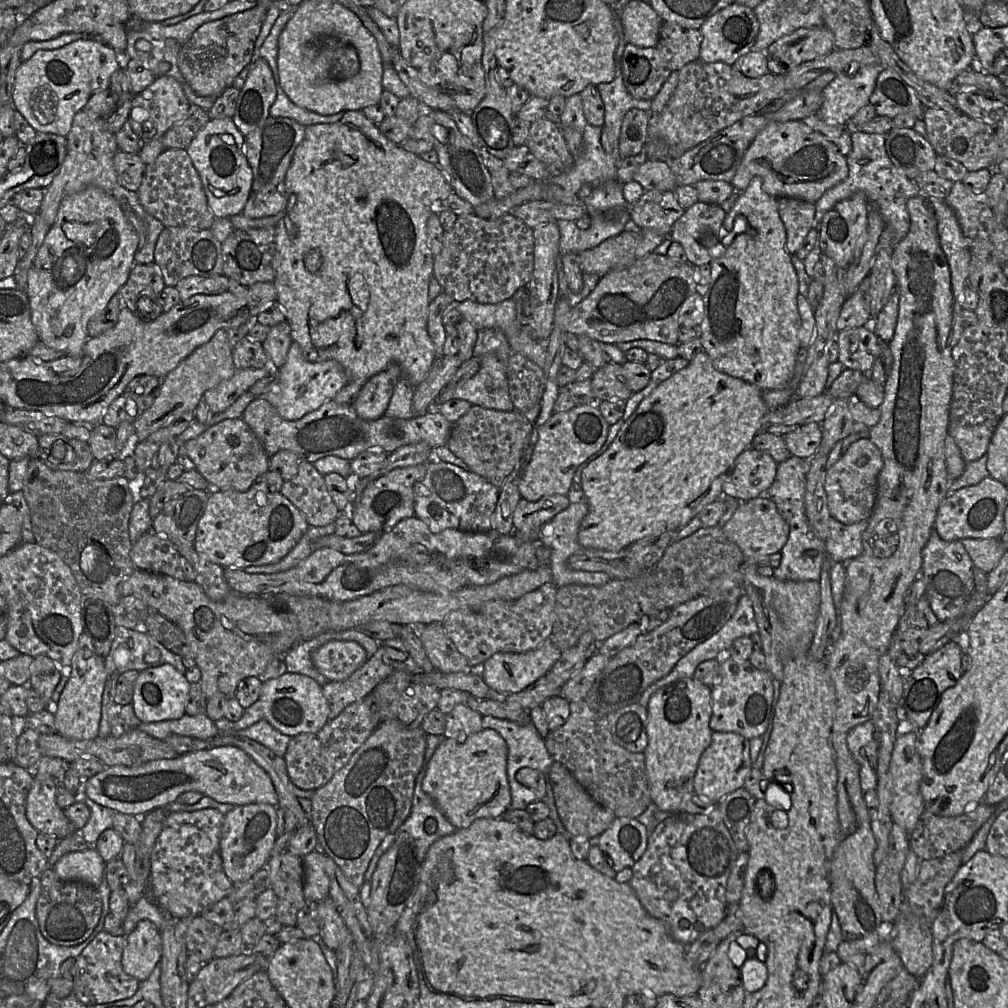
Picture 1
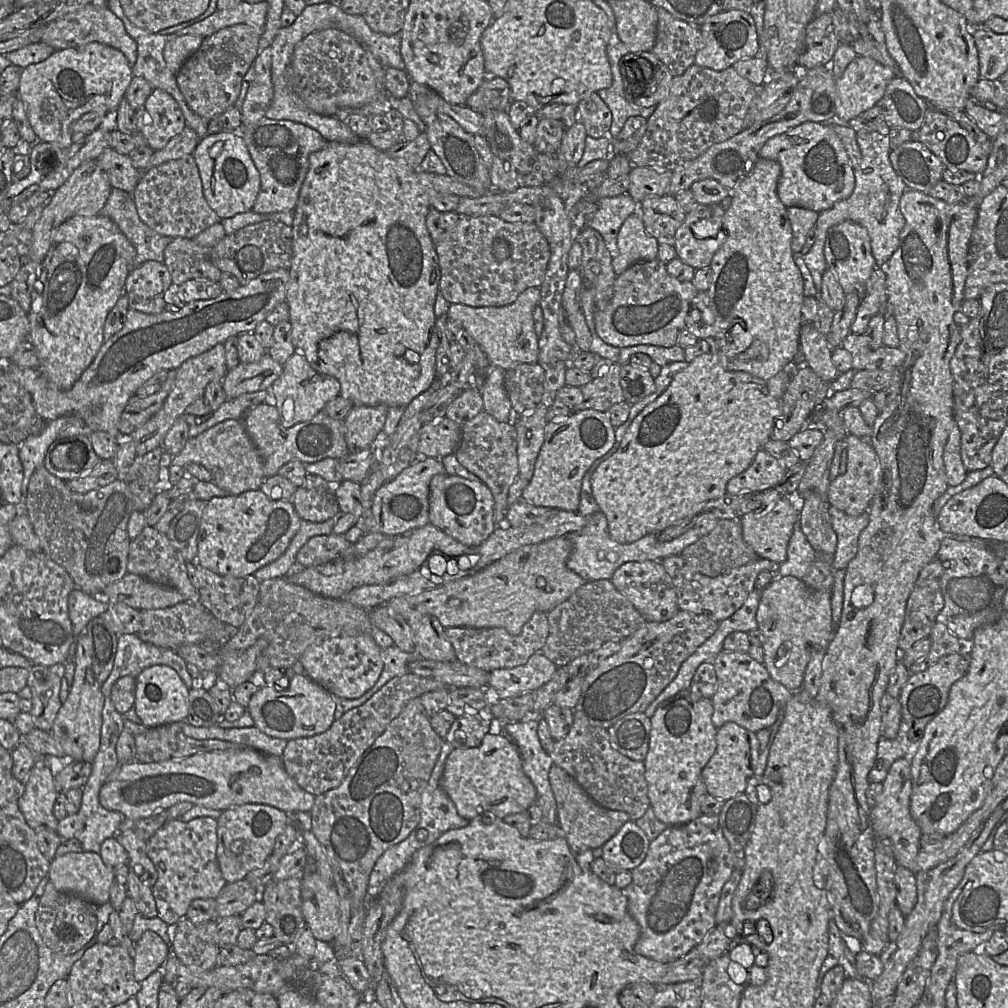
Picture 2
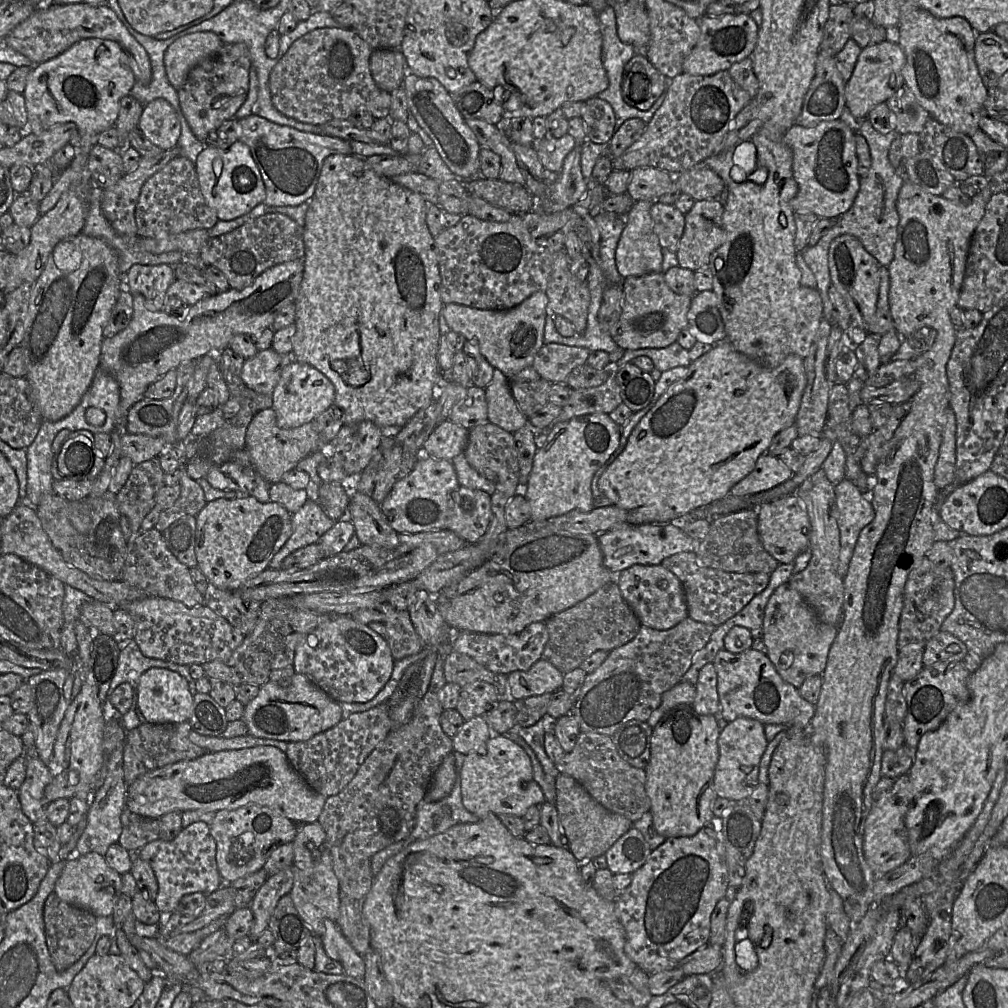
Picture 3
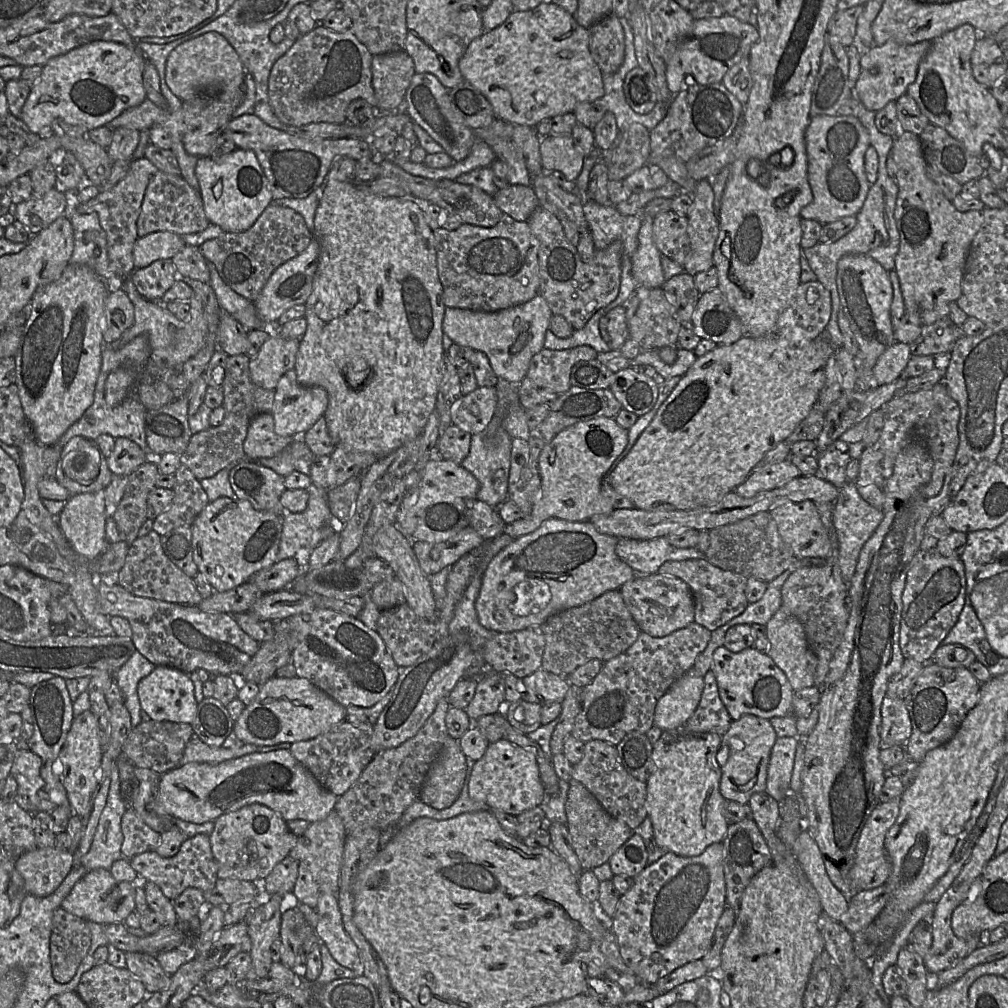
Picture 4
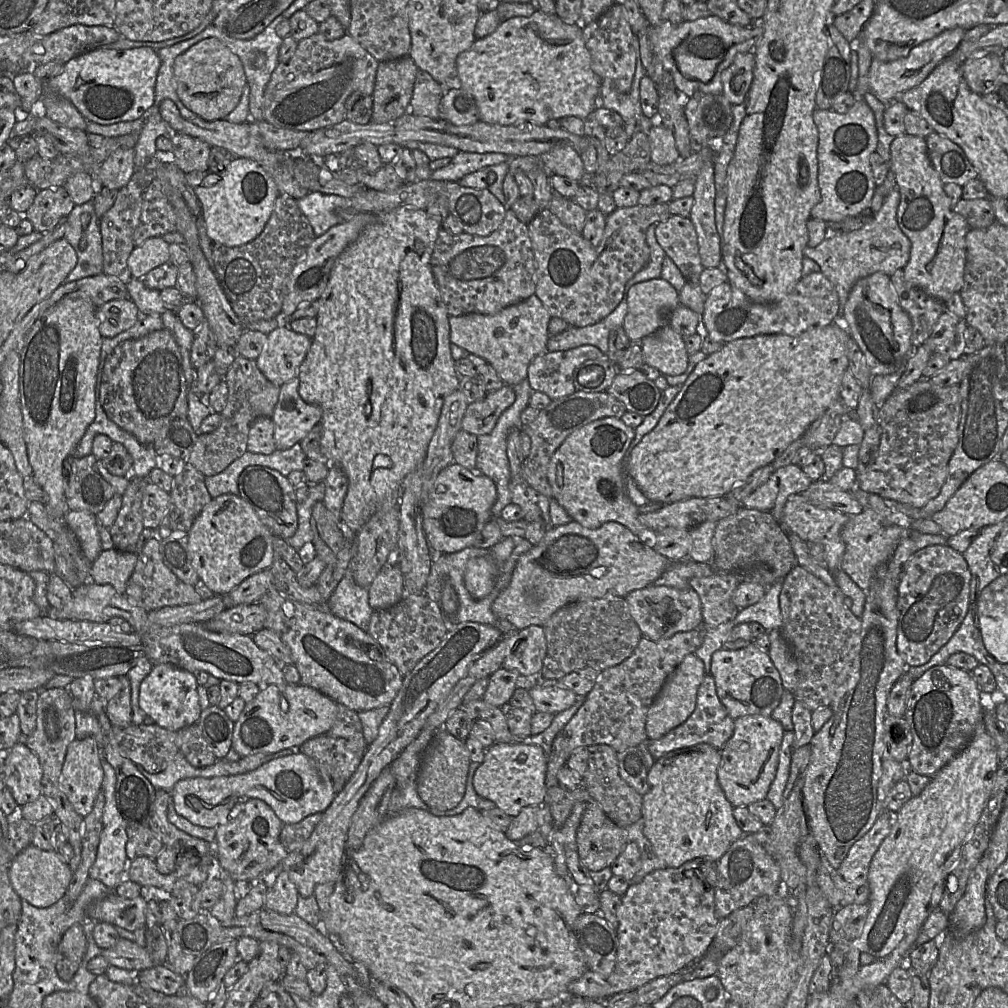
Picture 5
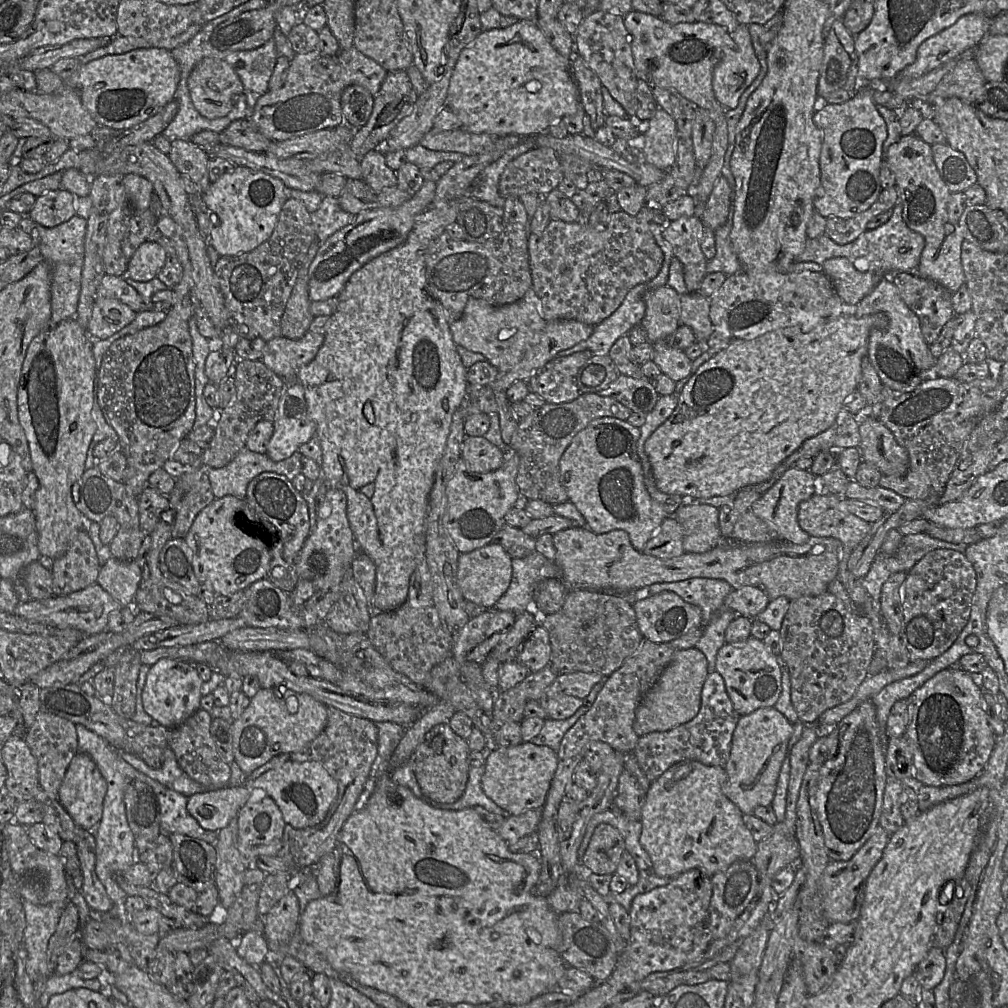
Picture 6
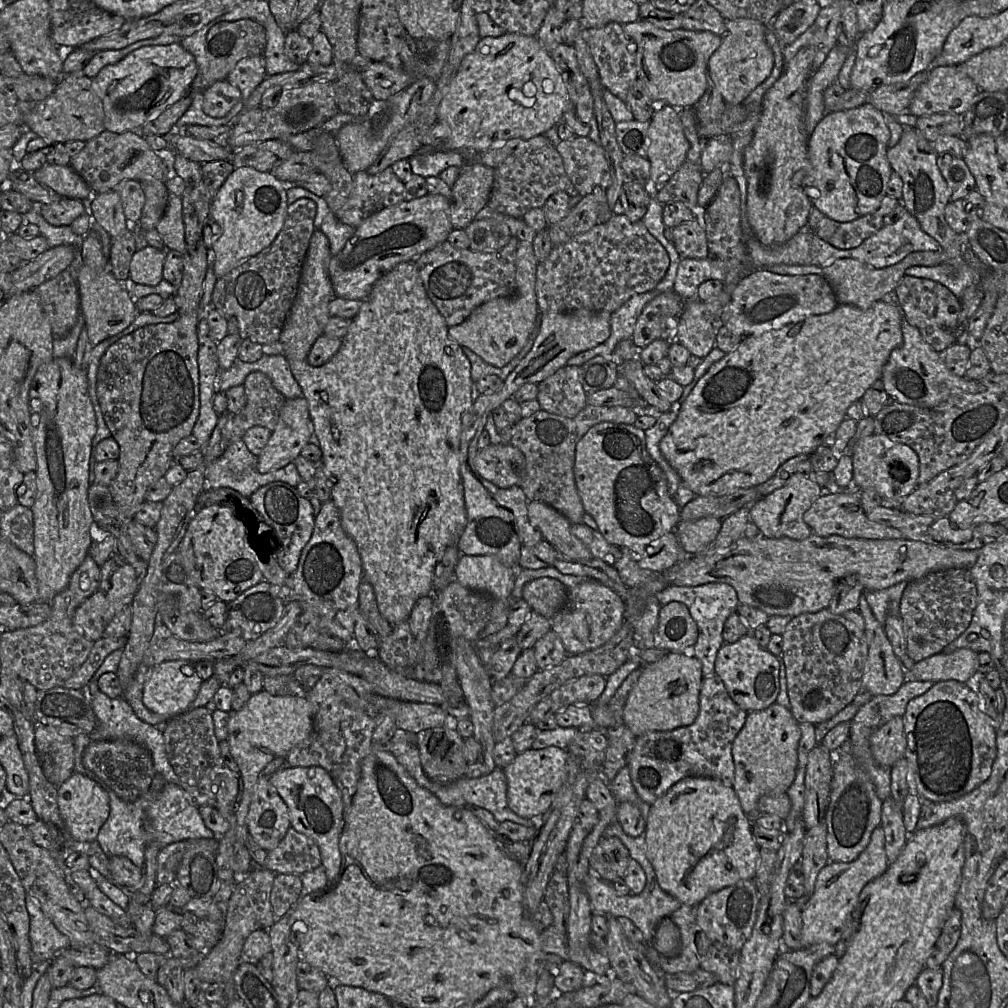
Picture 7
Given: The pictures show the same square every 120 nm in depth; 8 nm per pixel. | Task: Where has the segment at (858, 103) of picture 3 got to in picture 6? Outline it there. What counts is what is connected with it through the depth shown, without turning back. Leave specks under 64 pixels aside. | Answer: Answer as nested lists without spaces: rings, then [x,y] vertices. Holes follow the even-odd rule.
[[[969,13],[961,16],[953,25],[924,40],[917,49],[915,60],[903,68],[896,76],[899,78],[915,78],[954,58],[959,58],[967,50],[974,50],[978,43],[988,35],[991,19],[982,13]]]

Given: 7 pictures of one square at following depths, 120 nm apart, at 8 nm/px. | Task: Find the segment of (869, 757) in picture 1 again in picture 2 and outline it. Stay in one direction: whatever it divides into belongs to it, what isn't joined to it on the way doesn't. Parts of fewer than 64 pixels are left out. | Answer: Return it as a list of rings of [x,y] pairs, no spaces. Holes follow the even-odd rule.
[[[898,736],[896,739],[880,737],[877,748],[877,757],[874,767],[868,774],[870,783],[882,783],[892,764],[904,757],[910,757],[911,748],[904,739]]]

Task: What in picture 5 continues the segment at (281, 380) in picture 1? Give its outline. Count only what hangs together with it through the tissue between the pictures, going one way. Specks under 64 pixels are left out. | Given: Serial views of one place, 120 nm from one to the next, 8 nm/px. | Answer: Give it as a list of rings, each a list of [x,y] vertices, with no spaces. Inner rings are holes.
[[[298,377],[280,386],[278,401],[271,417],[277,450],[287,450],[300,443],[321,422],[321,408],[306,403],[298,389]]]

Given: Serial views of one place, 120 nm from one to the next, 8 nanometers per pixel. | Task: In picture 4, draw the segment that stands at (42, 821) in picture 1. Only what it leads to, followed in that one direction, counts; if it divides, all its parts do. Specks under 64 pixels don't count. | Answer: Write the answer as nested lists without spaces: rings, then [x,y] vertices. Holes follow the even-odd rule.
[[[19,748],[12,768],[11,775],[17,781],[15,801],[25,811],[37,812],[37,795],[45,787],[41,777],[42,759],[29,748]]]

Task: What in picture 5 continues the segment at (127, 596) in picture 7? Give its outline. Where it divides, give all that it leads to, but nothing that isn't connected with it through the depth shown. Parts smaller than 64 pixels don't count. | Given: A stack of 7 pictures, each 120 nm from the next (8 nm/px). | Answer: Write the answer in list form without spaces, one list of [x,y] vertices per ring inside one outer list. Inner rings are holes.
[[[116,548],[102,550],[92,563],[91,579],[96,584],[110,584],[118,593],[125,594],[127,582],[137,563],[137,555]]]

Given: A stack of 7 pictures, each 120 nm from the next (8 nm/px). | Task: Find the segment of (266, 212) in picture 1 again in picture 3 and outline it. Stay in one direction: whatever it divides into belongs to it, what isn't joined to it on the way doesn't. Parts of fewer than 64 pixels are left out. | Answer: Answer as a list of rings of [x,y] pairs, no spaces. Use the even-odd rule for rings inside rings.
[[[251,114],[239,120],[239,140],[247,144],[251,155],[261,173],[266,197],[264,204],[269,206],[298,206],[311,199],[326,157],[332,154],[353,154],[348,141],[333,136],[303,132],[290,126],[279,125],[259,115]]]

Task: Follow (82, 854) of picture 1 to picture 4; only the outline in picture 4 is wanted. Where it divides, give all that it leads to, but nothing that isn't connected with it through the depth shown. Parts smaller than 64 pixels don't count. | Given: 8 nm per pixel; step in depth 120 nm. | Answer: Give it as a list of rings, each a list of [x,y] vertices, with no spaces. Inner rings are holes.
[[[95,869],[87,872],[63,900],[62,907],[69,913],[90,922],[101,925],[124,923],[125,919],[136,909],[135,885],[117,881],[109,870]]]

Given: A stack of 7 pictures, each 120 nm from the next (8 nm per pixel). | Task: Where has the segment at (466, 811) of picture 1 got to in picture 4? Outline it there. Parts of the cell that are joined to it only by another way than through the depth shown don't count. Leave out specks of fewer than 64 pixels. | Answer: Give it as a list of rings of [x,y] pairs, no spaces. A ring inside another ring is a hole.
[[[504,738],[490,743],[484,755],[473,766],[468,792],[472,800],[484,802],[490,809],[498,809],[518,816],[545,799],[545,788],[540,780],[536,757],[533,752]]]

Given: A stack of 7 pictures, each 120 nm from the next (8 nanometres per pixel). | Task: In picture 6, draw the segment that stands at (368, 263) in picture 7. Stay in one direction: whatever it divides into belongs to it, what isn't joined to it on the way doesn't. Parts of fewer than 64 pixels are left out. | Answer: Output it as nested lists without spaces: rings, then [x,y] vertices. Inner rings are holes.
[[[424,180],[420,190],[400,206],[366,210],[356,215],[349,225],[332,234],[322,243],[309,268],[309,298],[325,301],[337,297],[353,273],[377,256],[403,244],[414,219],[432,207],[436,183]]]

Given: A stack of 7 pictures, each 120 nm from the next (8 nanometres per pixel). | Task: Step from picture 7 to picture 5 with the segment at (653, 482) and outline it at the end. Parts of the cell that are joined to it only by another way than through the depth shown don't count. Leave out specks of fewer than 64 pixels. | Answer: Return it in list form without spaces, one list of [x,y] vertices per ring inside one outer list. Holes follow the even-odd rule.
[[[605,417],[582,426],[571,433],[552,455],[548,464],[547,478],[556,500],[572,519],[589,529],[596,529],[606,522],[617,522],[639,537],[646,528],[639,520],[640,511],[630,499],[623,479],[623,460],[635,438],[635,429],[620,418]]]

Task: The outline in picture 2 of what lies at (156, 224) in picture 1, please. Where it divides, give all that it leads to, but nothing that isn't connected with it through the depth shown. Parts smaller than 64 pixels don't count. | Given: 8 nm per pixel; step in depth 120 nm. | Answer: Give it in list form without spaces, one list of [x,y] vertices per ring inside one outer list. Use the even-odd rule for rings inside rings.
[[[112,187],[100,214],[109,217],[134,246],[132,270],[149,260],[163,263],[164,250],[173,238],[157,233],[140,219],[132,194]]]

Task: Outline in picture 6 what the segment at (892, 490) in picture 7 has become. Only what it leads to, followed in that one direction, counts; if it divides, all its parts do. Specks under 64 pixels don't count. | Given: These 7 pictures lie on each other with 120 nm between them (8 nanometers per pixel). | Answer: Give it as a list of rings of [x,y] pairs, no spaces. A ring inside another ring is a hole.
[[[868,416],[860,425],[860,443],[857,448],[861,460],[873,464],[882,475],[904,475],[909,467],[908,451],[899,445],[891,431],[877,418]]]

